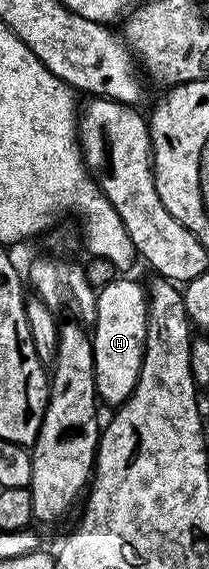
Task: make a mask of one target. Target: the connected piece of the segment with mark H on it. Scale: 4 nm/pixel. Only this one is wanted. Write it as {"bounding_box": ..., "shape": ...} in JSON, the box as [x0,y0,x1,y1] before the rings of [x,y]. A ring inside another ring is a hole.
{"bounding_box":[90,278,148,406],"shape":[[[117,278],[97,291],[96,329],[92,328],[90,335],[96,367],[96,390],[105,405],[119,406],[130,398],[142,366],[147,322],[148,294],[143,283]]]}

